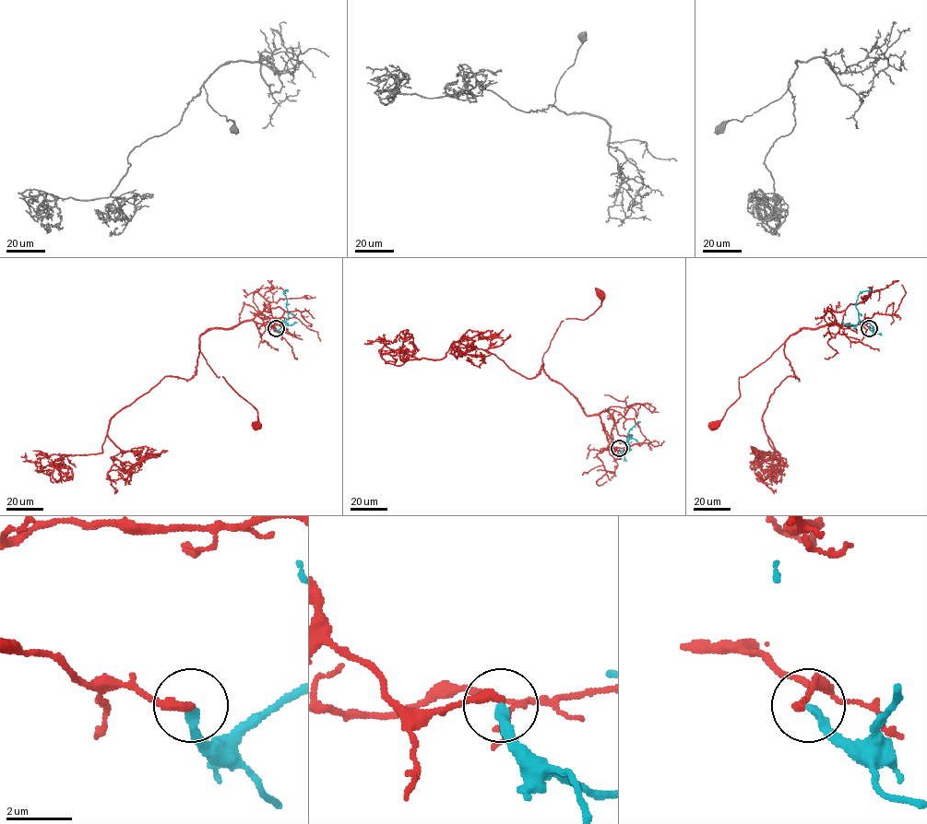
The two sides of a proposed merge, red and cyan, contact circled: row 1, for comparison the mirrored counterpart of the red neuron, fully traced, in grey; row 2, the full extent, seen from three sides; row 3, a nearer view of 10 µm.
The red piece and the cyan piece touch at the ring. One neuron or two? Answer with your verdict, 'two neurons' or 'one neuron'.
two neurons

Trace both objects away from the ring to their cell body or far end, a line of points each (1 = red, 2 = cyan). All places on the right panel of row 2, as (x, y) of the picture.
1: (868, 328), (856, 324), (841, 328), (835, 320), (802, 329), (766, 360), (740, 376), (740, 396), (715, 426)
2: (869, 328), (873, 328), (867, 322), (860, 321), (856, 307), (860, 293), (871, 289)

